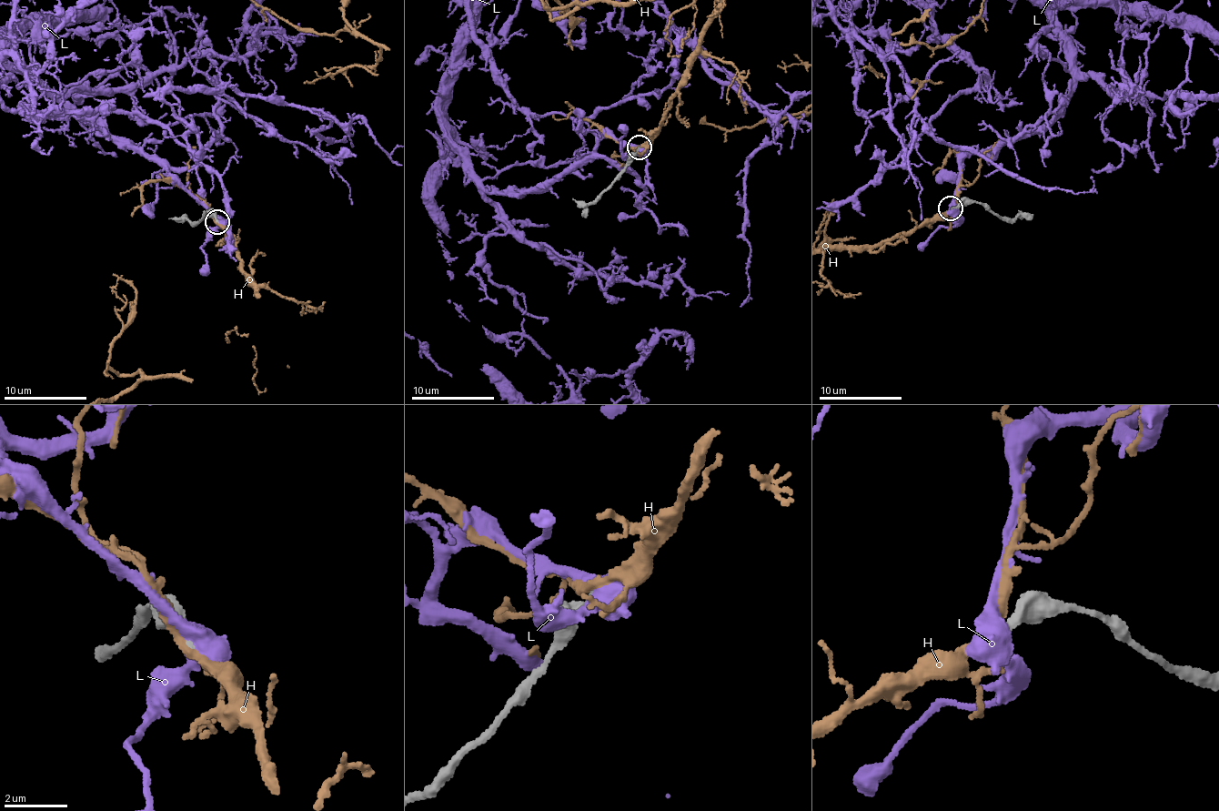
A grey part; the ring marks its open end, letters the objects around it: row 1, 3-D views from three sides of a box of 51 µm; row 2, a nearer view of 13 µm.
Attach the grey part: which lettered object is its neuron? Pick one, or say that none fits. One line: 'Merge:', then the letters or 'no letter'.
Merge: no letter

